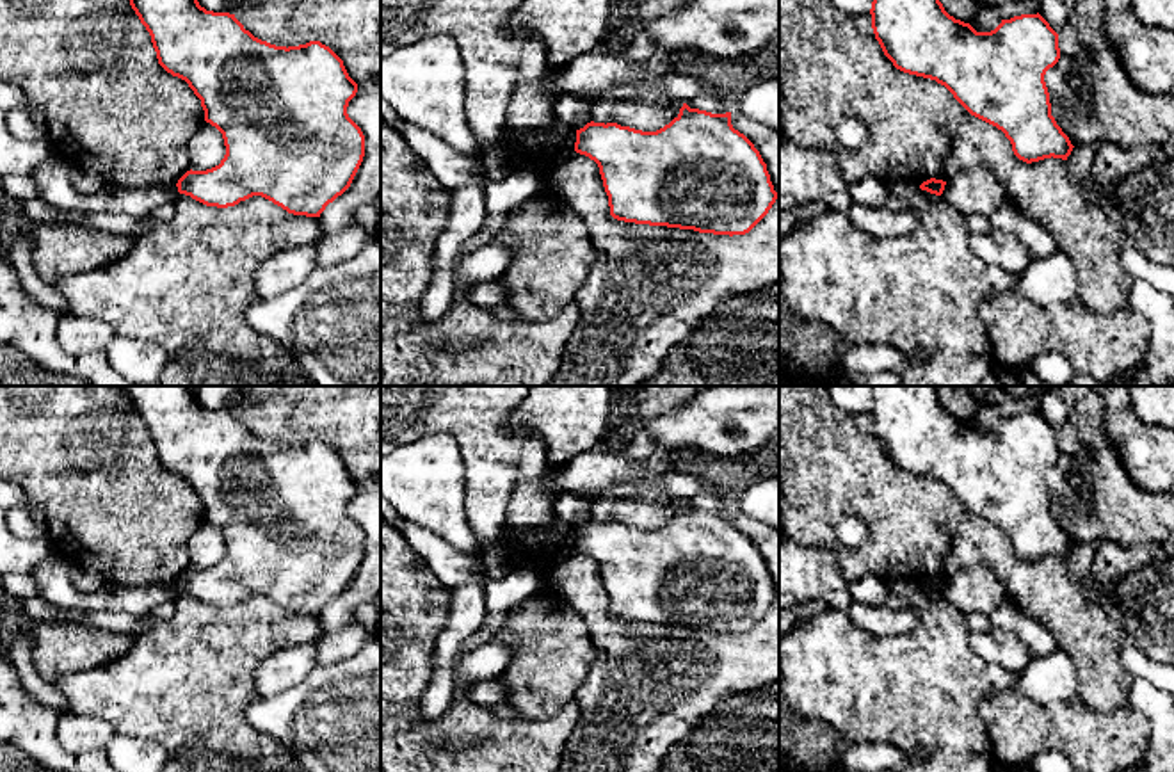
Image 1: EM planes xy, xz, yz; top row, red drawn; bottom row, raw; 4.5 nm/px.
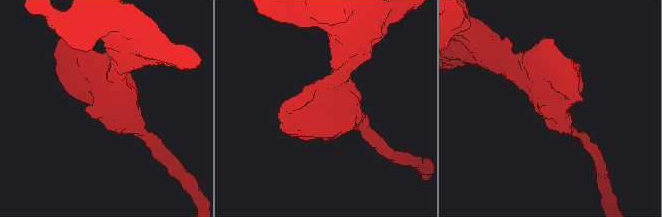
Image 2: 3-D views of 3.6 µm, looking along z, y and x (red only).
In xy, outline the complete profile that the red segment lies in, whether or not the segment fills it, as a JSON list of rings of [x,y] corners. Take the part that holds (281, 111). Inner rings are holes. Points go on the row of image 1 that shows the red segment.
[[[130,0],[130,5],[151,36],[158,64],[189,84],[201,100],[205,121],[224,139],[226,155],[221,164],[206,171],[187,171],[176,183],[180,194],[217,208],[261,196],[288,213],[320,217],[350,187],[365,157],[365,135],[347,114],[358,84],[329,46],[320,41],[288,48],[270,44],[245,30],[235,14],[206,11],[197,0]]]

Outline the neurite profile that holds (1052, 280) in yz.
[[[1055,249],[1046,258],[1032,258],[1026,269],[1014,277],[1014,286],[1041,308],[1076,302],[1076,267],[1060,249]]]

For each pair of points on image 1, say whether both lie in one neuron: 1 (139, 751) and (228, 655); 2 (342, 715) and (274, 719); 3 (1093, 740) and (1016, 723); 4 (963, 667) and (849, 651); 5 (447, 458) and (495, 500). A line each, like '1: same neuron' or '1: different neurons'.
1: different neurons
2: same neuron
3: same neuron
4: same neuron
5: different neurons

